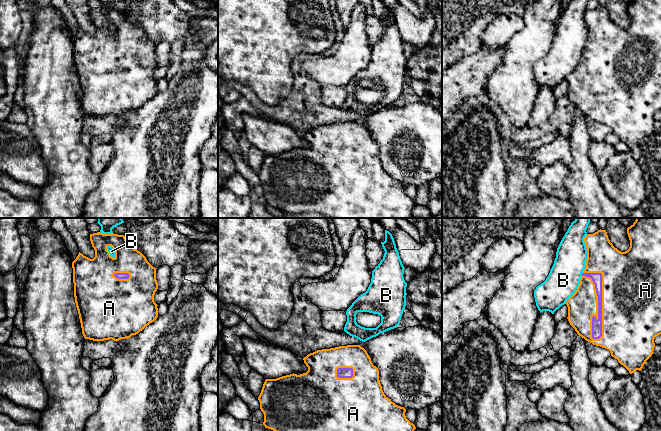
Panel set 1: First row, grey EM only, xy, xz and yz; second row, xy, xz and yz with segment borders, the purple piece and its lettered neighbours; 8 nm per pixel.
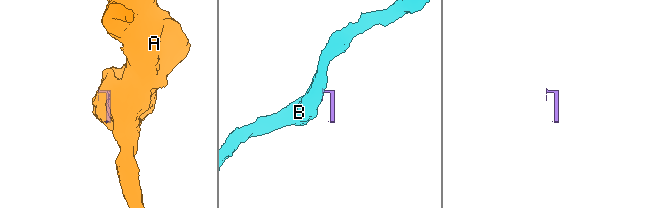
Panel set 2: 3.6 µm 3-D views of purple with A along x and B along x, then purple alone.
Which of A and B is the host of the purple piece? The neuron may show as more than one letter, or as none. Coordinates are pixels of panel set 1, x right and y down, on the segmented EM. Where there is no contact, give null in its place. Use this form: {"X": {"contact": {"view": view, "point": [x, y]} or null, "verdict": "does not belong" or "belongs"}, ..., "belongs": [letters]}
{"A": {"contact": {"view": "yz", "point": [601, 300]}, "verdict": "belongs"}, "B": {"contact": {"view": "yz", "point": [582, 274]}, "verdict": "does not belong"}, "belongs": ["A"]}

